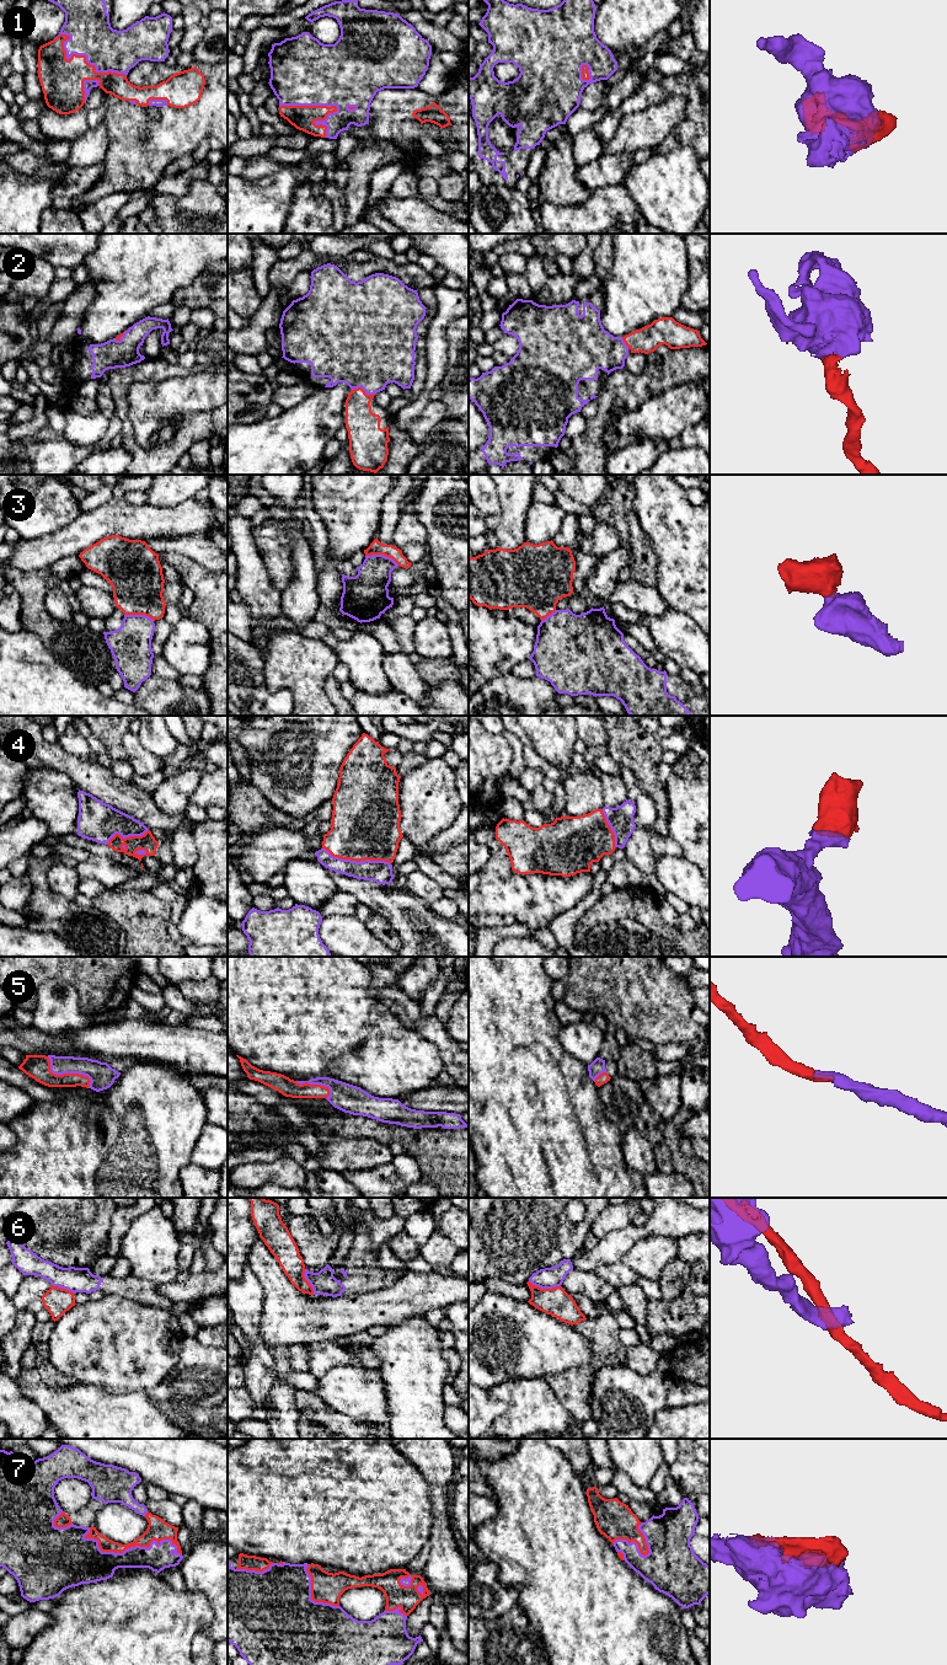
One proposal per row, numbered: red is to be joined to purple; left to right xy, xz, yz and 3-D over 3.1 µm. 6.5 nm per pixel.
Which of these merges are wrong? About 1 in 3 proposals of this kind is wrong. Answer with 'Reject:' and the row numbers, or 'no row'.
Reject: 3, 6

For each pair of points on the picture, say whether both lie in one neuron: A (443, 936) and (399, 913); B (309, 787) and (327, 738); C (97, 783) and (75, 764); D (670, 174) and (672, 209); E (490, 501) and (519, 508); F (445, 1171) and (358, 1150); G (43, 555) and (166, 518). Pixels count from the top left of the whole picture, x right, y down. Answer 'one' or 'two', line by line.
A: one
B: one
C: one
D: one
E: two
F: two
G: one

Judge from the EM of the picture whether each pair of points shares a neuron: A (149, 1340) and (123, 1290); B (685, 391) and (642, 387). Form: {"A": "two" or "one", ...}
{"A": "two", "B": "two"}

